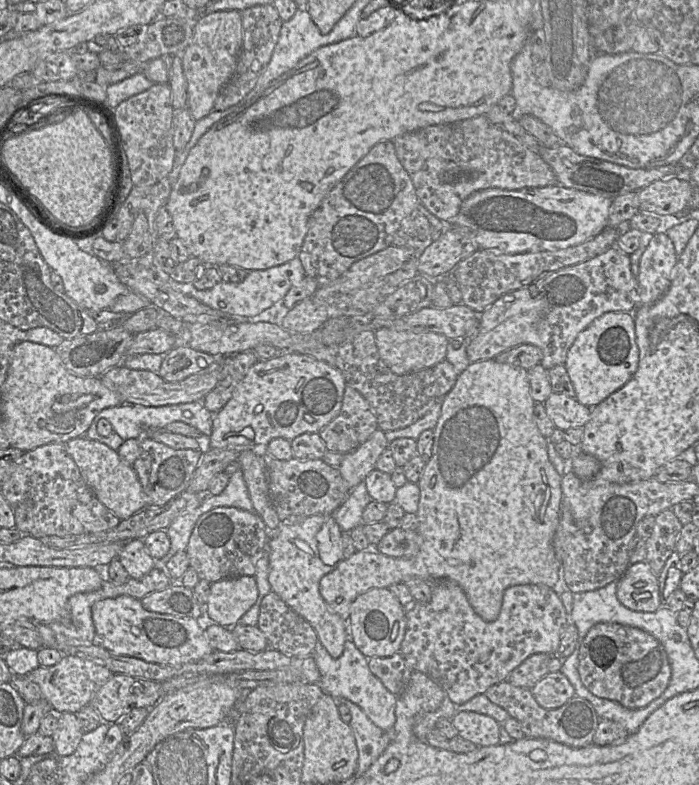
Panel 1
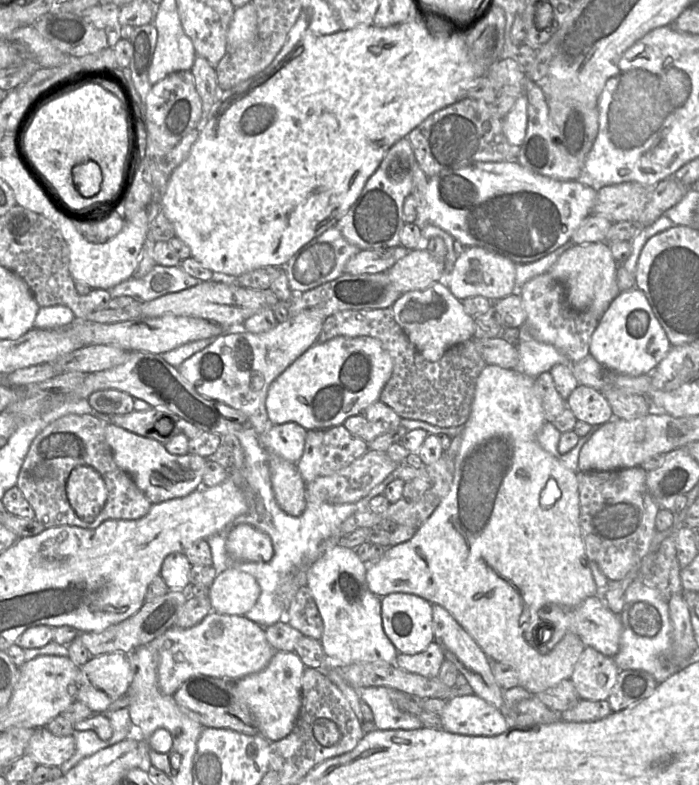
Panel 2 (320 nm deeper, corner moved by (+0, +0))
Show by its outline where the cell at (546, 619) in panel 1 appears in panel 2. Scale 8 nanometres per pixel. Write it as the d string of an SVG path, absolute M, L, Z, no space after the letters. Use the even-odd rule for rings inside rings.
M588 597L580 605L573 608L555 604L546 605L539 610L539 618L541 624L552 627L553 630L551 639L544 645L538 645L535 638L533 645L536 646L539 653L550 652L568 633L576 634L585 646L592 647L605 656L614 657L618 653L623 630L621 617L620 614L615 614L609 609L603 597Z

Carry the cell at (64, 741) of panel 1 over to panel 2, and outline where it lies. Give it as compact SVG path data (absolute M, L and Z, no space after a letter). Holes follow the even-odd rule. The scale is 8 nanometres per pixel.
M47 727L34 730L25 754L38 765L60 766L69 760L75 752L75 737L55 736Z

